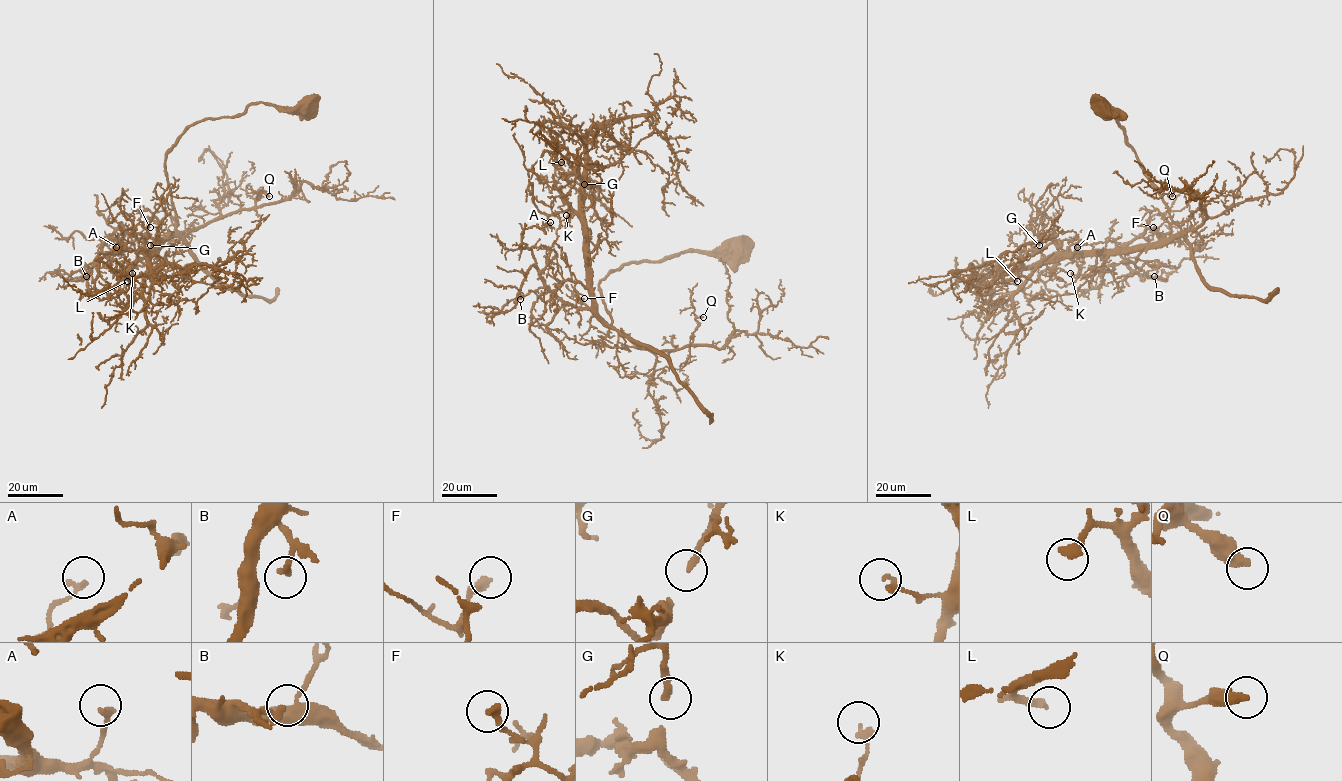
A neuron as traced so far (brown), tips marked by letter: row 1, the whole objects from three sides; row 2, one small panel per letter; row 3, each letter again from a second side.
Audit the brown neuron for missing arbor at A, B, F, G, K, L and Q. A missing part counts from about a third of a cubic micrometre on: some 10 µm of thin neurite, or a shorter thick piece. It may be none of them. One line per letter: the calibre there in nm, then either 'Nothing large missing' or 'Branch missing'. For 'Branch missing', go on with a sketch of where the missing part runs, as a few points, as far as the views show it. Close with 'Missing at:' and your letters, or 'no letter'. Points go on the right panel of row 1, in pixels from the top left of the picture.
A: Thickness 200 nm. Nothing large missing
B: Thickness 240 nm. Nothing large missing
F: Thickness 300 nm. Nothing large missing
G: Thickness 180 nm. Nothing large missing
K: Thickness 200 nm. Nothing large missing
L: Thickness 320 nm. Branch missing
Q: Thickness 440 nm. Nothing large missing
Missing at: L

